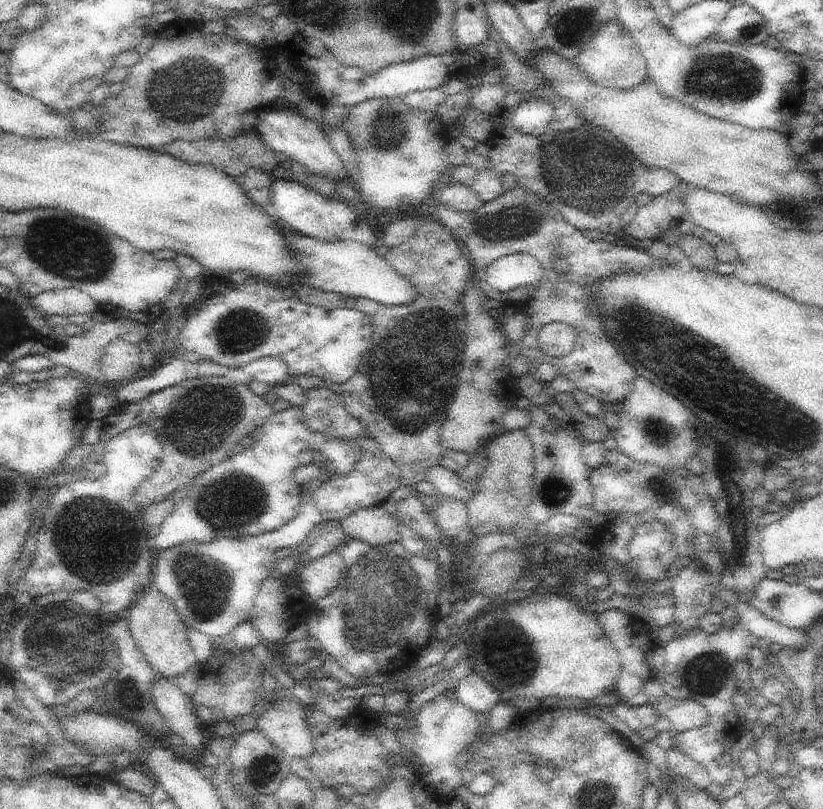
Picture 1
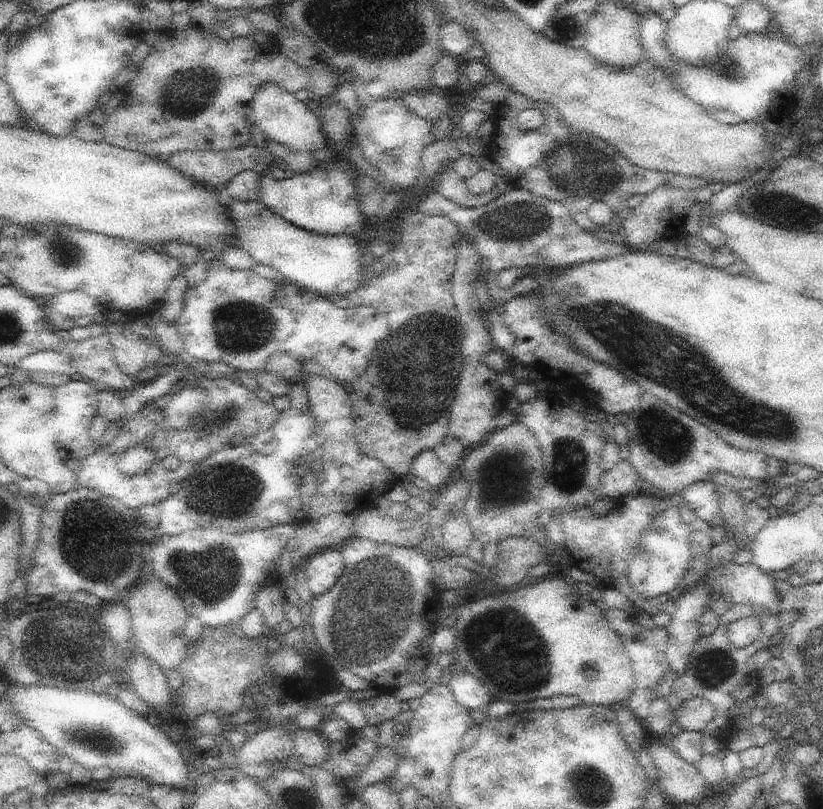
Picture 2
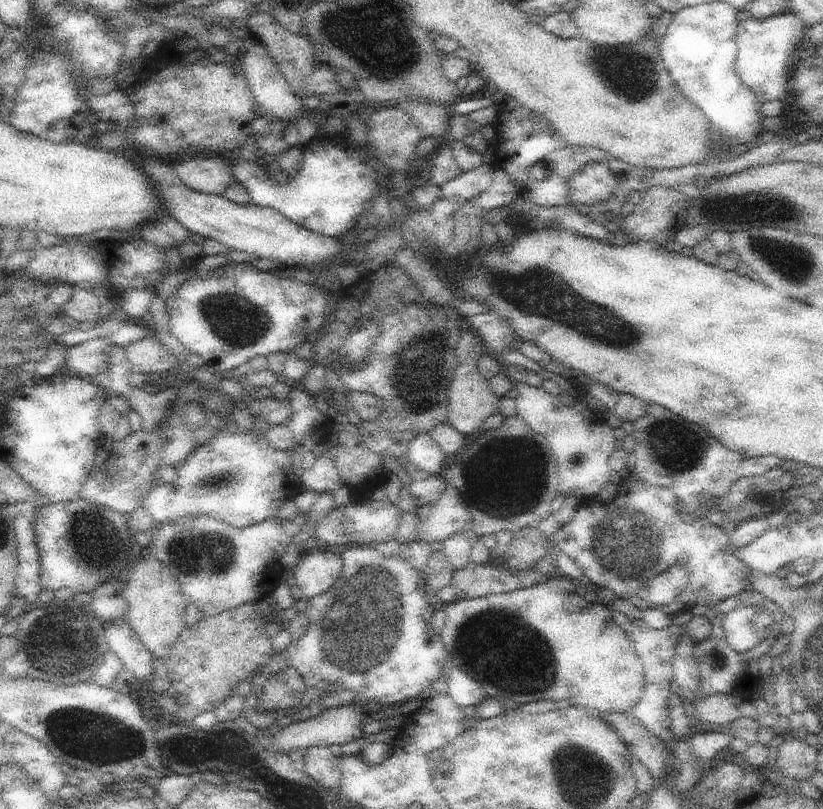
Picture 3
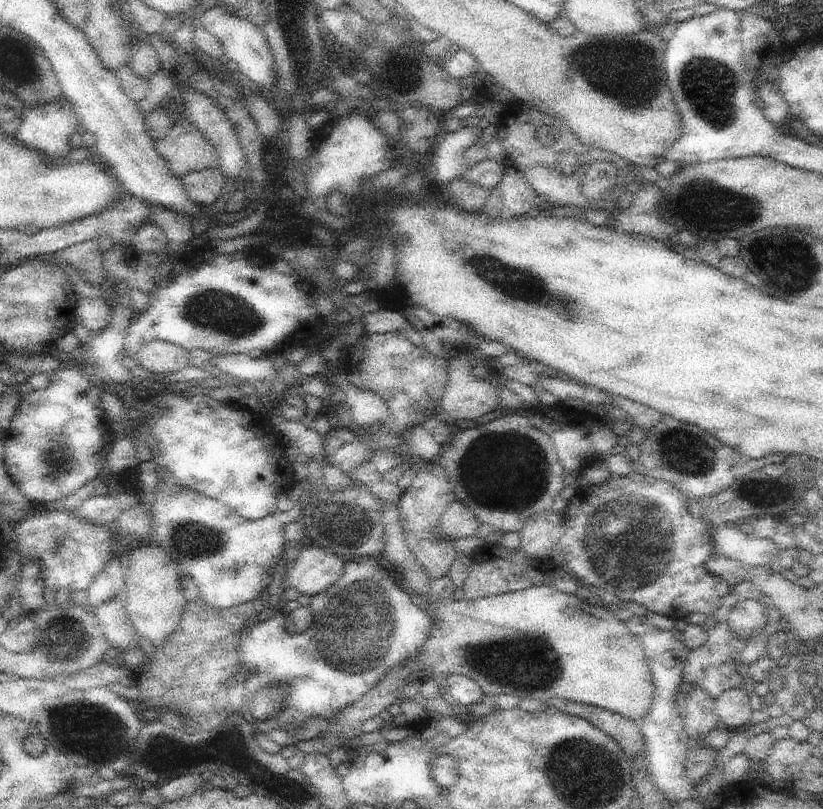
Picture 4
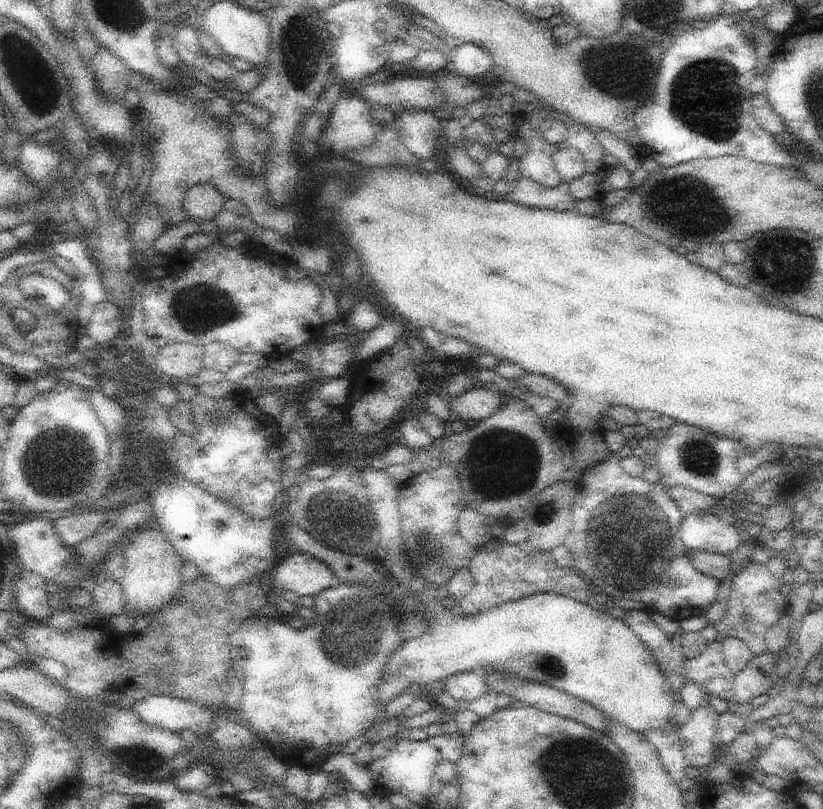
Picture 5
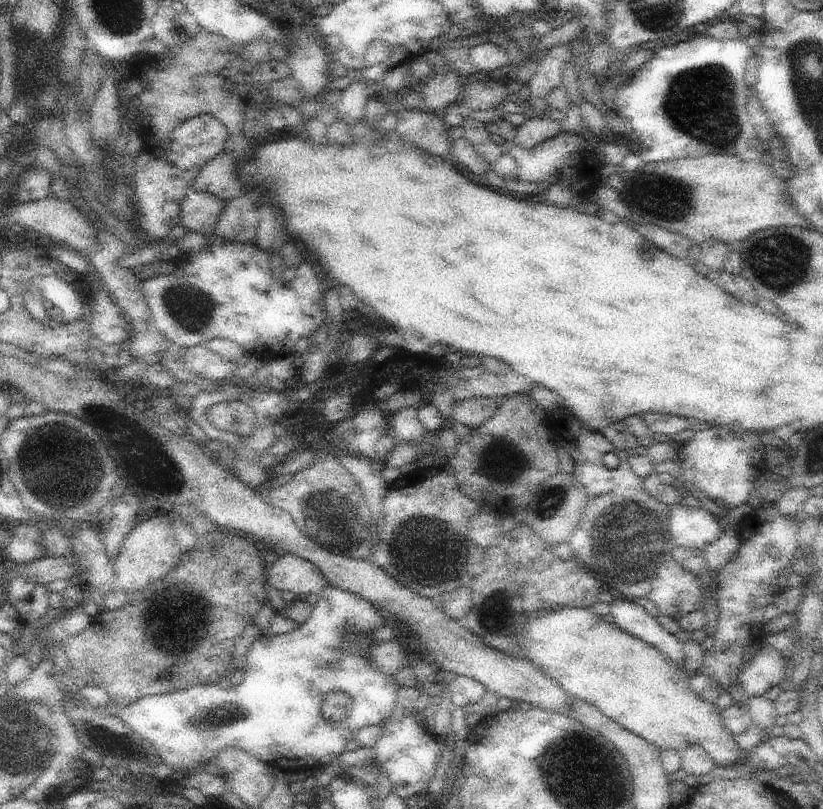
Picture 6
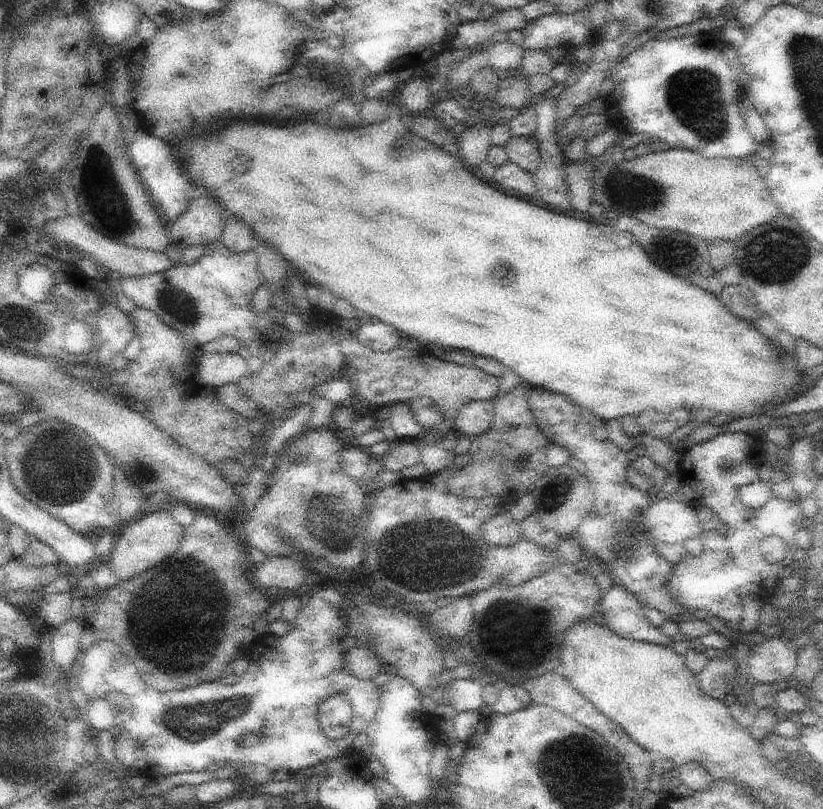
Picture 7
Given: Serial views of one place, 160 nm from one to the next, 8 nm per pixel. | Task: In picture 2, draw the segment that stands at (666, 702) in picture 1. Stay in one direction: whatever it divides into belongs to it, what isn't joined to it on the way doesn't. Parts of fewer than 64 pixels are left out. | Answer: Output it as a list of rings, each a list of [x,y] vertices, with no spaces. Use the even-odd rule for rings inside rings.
[[[704,697],[683,700],[682,706],[675,712],[681,728],[704,732],[708,723],[717,715],[716,707]]]

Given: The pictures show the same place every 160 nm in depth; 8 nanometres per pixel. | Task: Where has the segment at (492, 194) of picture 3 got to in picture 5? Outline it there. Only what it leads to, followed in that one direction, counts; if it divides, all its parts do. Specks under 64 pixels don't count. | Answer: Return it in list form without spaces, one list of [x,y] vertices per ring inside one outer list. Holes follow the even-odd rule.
[[[526,176],[519,178],[516,188],[508,200],[548,210],[569,211],[580,206],[572,196],[568,183],[562,183],[556,188],[548,188]]]

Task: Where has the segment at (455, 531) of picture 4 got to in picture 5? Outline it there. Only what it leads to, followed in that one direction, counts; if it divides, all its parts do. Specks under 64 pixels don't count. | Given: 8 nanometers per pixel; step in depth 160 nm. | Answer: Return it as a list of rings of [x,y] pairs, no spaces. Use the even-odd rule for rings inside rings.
[[[466,507],[458,517],[457,525],[461,537],[473,547],[478,548],[486,544],[490,534],[490,518],[473,508]]]

